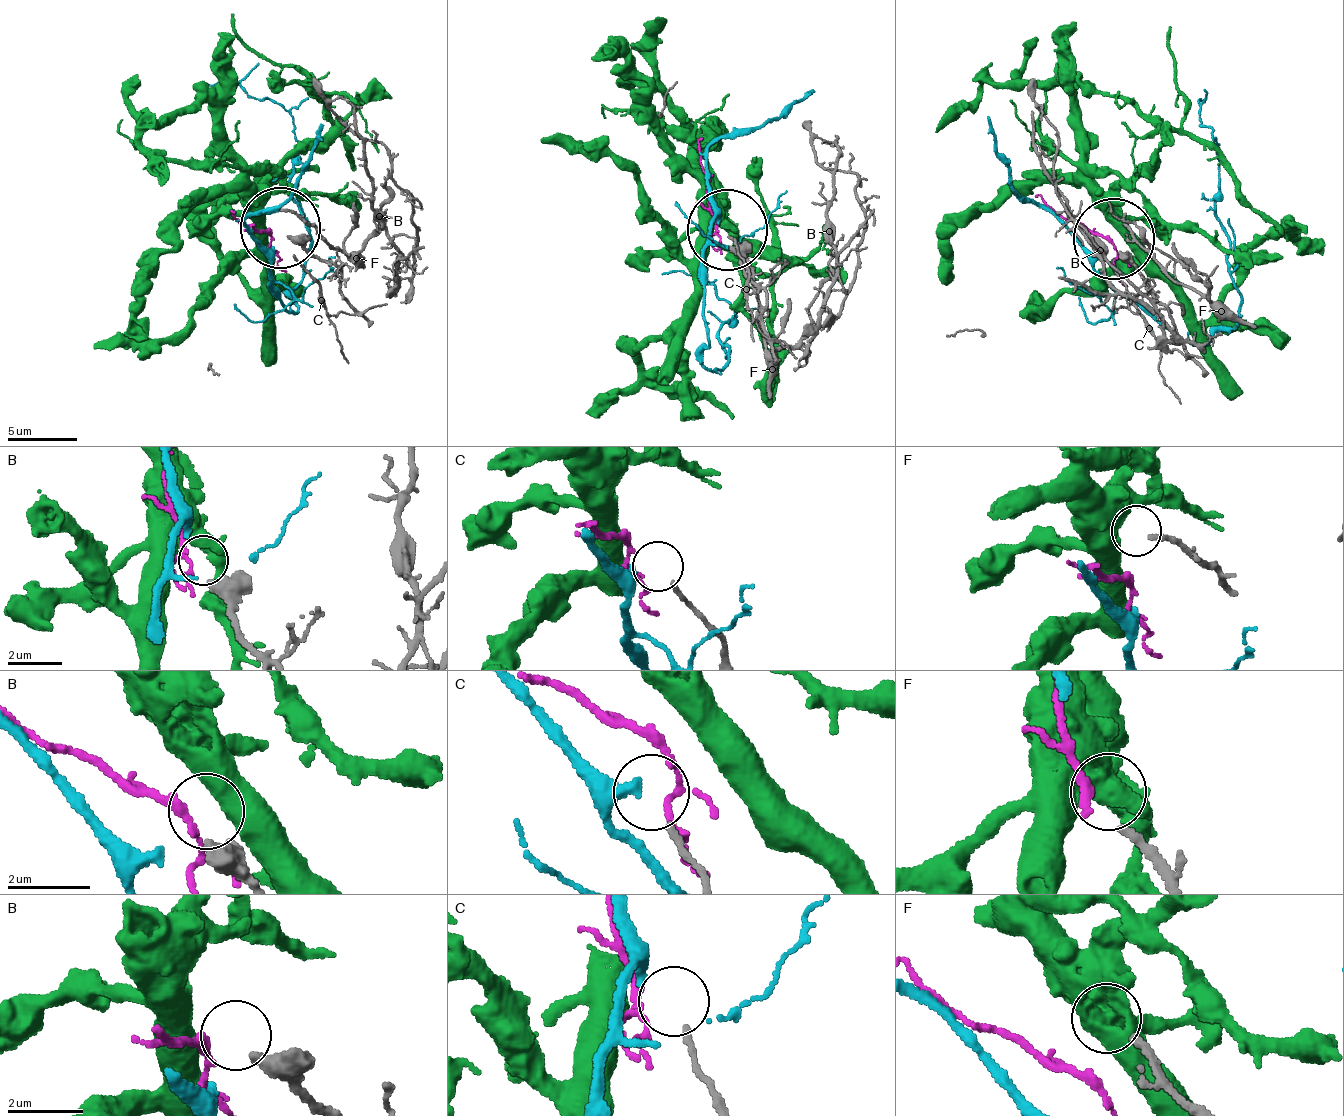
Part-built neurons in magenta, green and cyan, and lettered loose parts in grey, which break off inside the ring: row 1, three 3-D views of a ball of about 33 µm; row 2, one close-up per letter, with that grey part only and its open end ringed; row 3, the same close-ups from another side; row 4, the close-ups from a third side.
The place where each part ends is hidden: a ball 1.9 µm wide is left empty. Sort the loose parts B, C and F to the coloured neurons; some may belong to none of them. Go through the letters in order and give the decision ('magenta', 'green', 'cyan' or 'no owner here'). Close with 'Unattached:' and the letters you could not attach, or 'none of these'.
B: magenta
C: cyan
F: no owner here
Unattached: F

